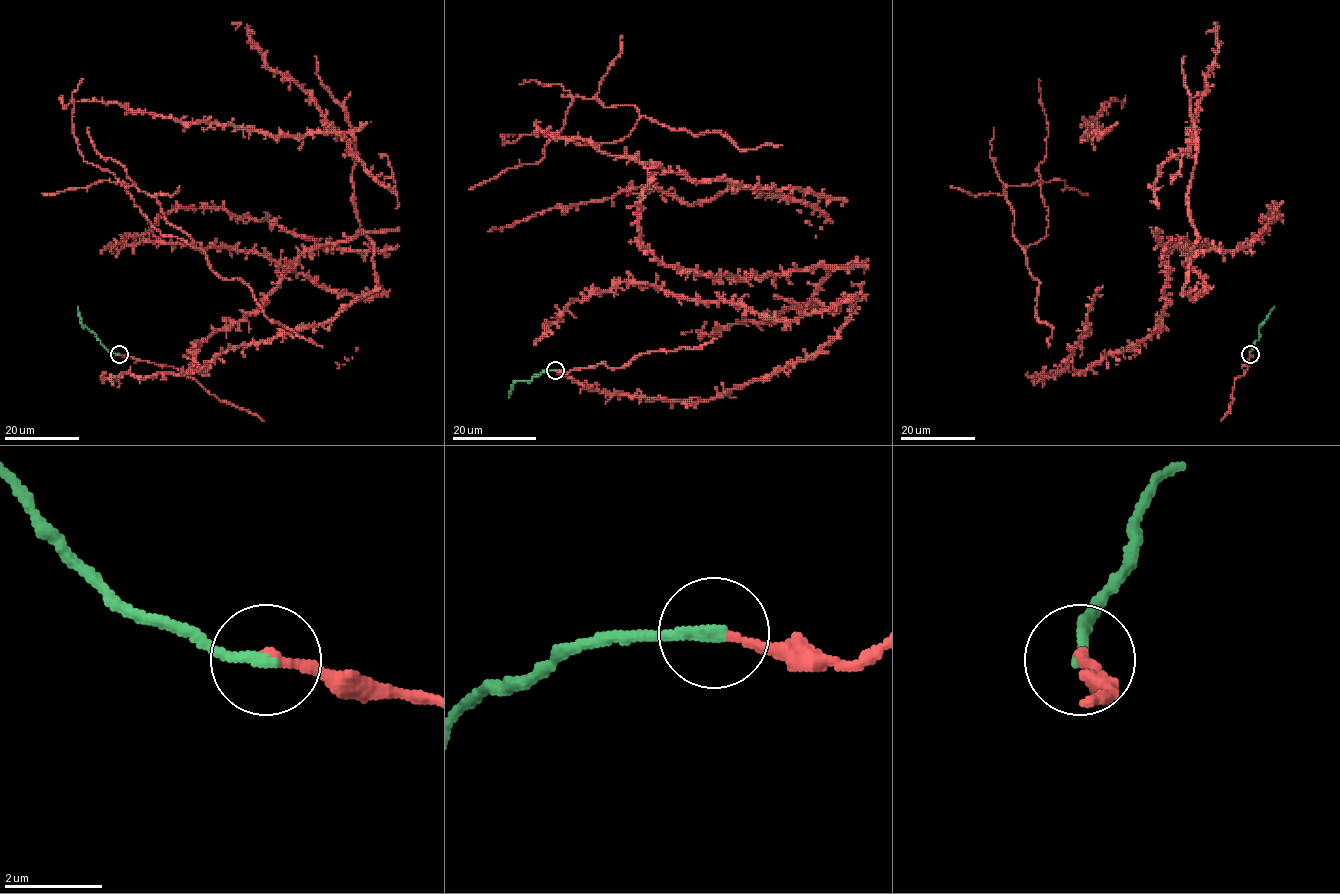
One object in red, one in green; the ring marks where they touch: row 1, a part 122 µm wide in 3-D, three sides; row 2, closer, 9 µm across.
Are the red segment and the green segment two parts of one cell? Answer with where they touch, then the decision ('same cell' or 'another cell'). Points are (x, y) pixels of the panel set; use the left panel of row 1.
place (119, 354); another cell

